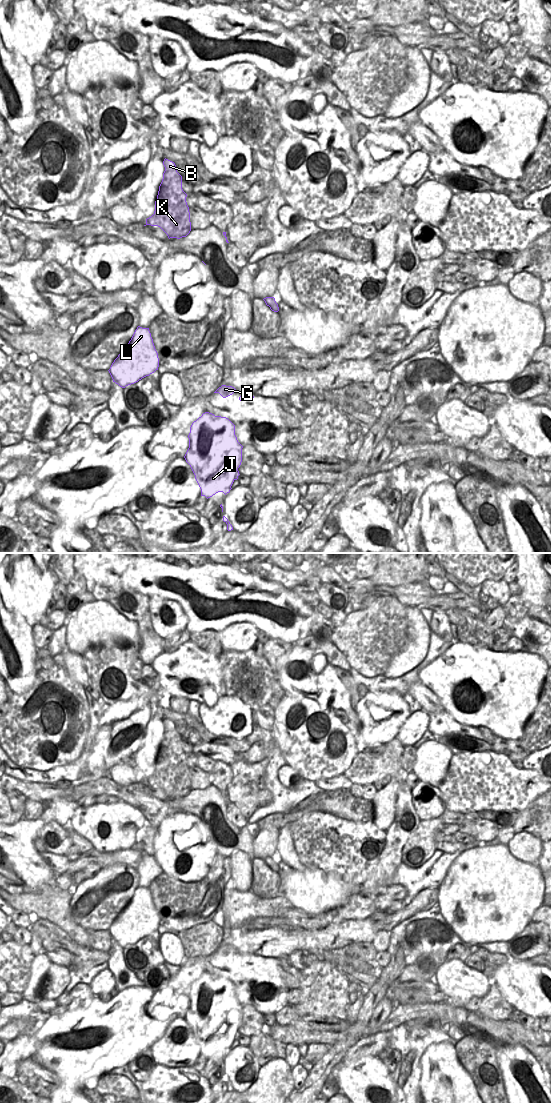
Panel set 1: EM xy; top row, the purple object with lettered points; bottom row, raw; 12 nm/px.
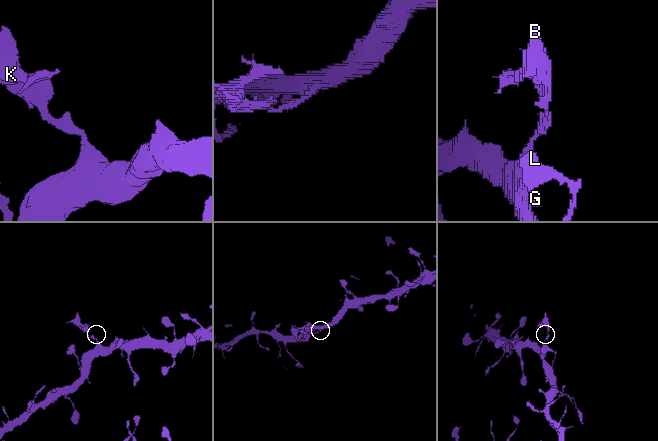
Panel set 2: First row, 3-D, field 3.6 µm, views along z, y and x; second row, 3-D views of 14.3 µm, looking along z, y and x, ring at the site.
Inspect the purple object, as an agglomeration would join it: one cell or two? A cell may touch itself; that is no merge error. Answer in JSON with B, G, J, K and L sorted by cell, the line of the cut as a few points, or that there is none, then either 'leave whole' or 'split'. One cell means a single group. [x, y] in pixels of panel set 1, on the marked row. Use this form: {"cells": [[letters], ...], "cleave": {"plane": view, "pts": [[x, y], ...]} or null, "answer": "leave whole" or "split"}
{"cells": [["B", "K"], ["G", "J", "L"]], "cleave": {"plane": "xy", "pts": [[275, 301], [269, 306]]}, "answer": "split"}

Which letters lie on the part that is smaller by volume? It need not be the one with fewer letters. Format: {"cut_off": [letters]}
{"cut_off": ["B", "K"]}

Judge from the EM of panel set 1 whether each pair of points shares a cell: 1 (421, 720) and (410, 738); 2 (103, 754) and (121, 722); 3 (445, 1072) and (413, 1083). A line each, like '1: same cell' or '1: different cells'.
1: same cell
2: same cell
3: different cells

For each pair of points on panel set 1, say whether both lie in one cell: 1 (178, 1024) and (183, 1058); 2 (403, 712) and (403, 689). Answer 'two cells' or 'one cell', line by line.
1: one cell
2: two cells

